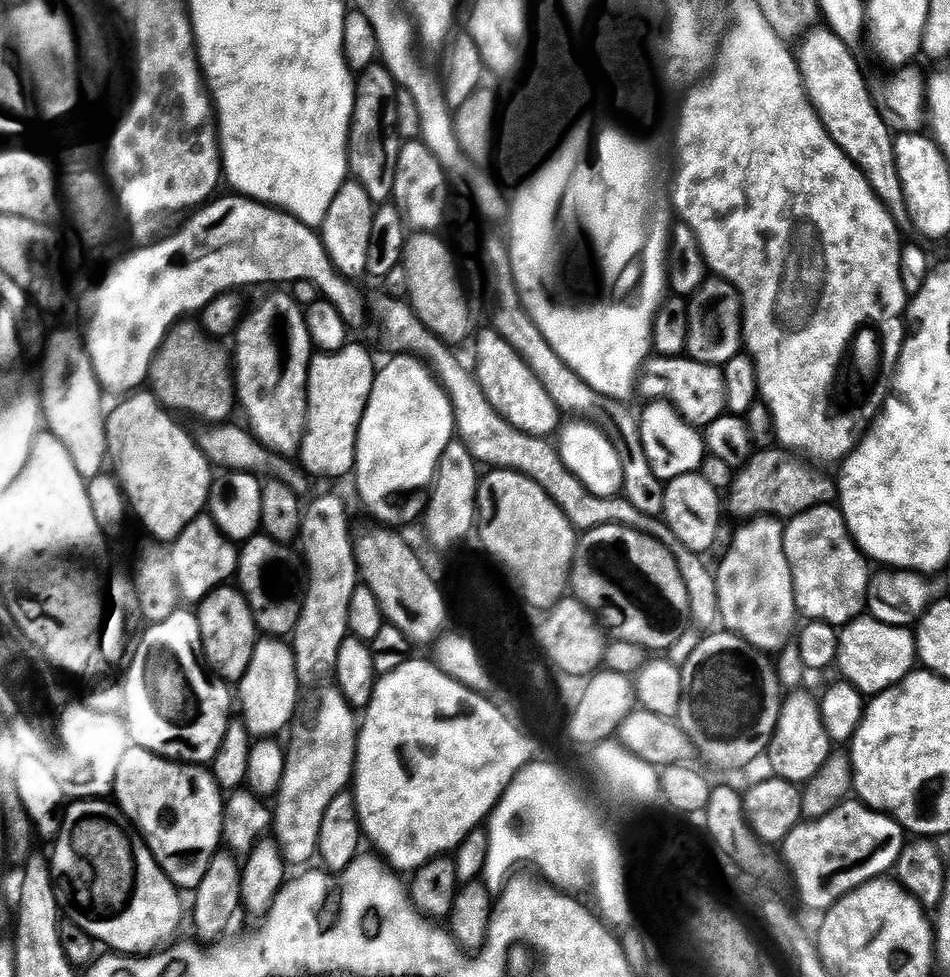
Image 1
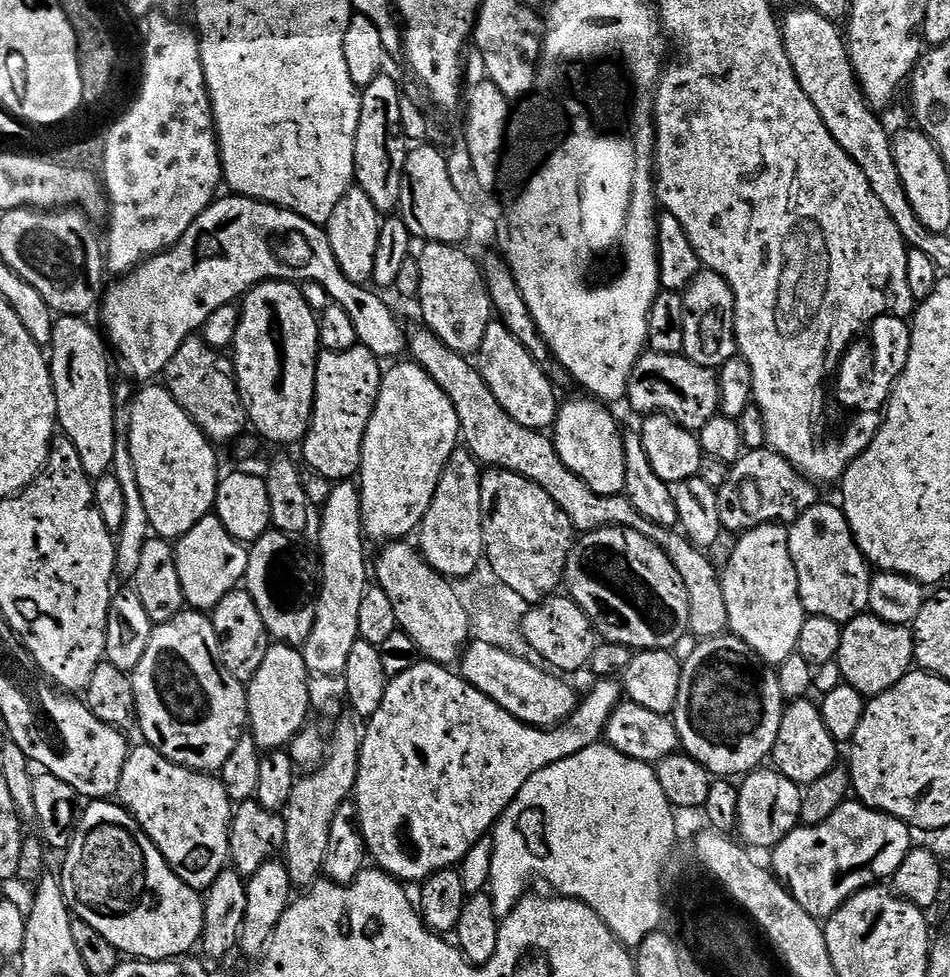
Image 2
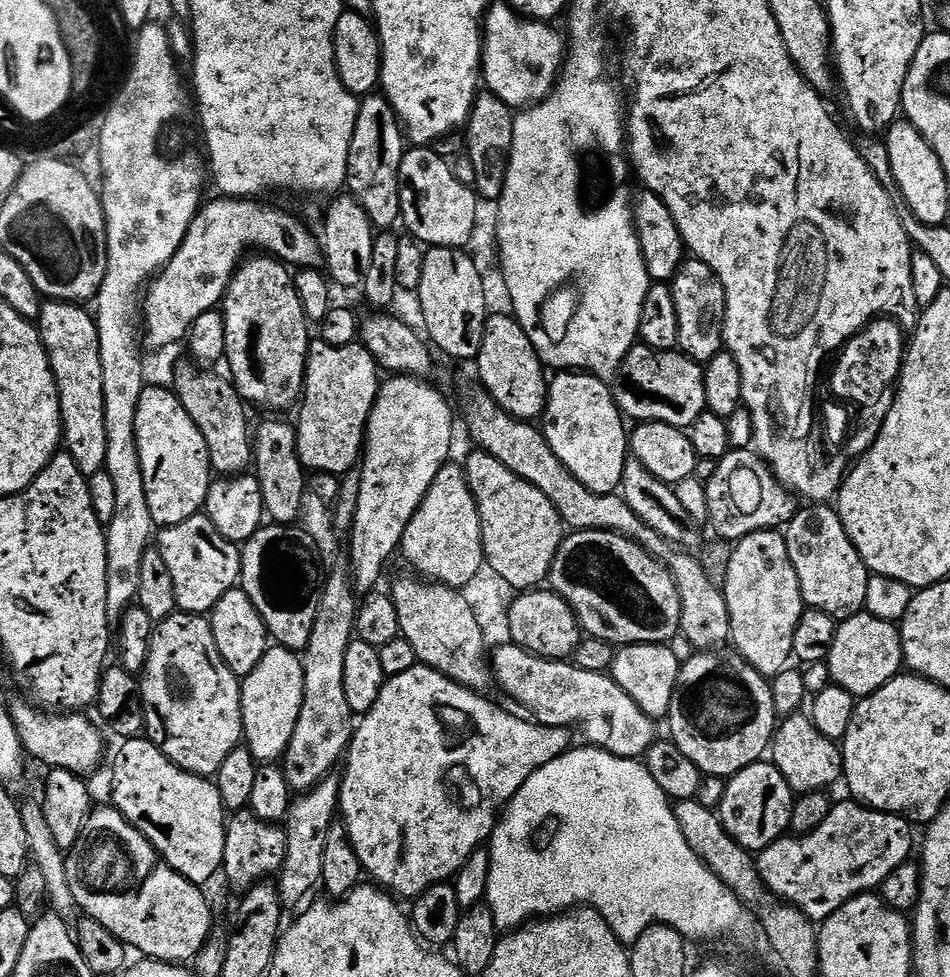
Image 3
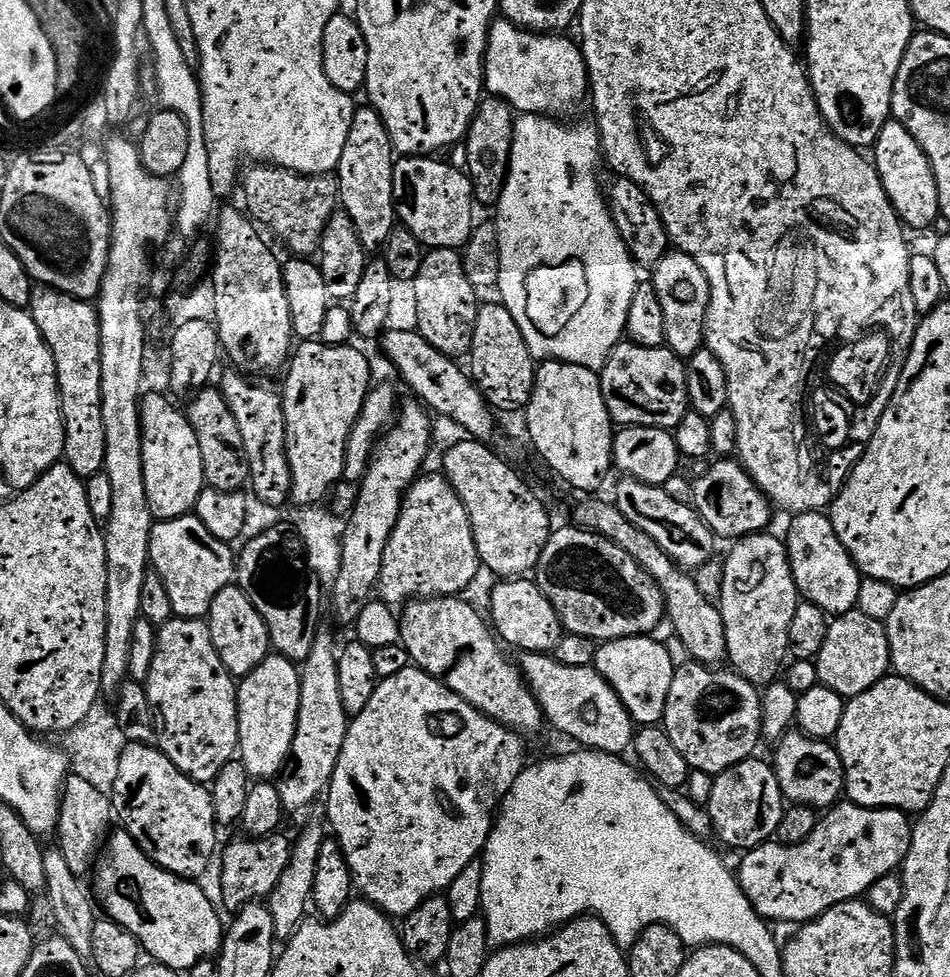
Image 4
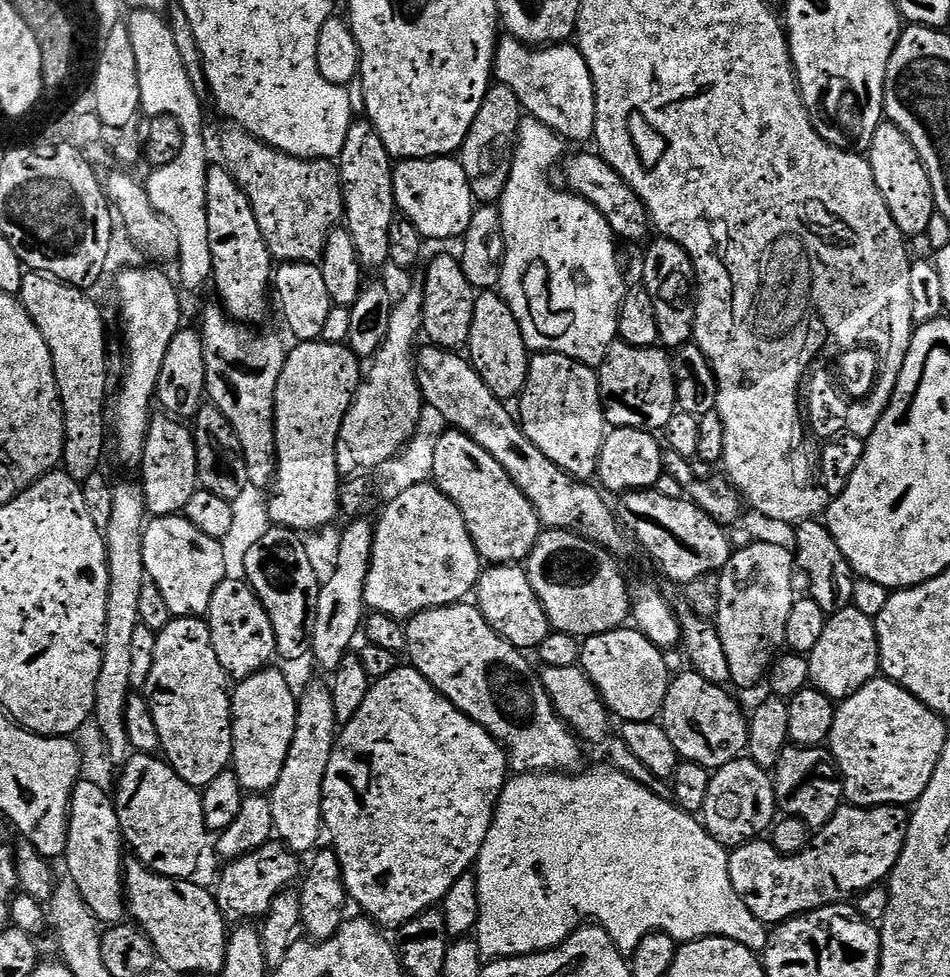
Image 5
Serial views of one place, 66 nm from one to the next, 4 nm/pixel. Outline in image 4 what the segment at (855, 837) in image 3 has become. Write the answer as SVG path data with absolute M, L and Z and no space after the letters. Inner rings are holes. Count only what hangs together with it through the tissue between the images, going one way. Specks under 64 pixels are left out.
M840 802L825 816L828 817L817 823L814 834L798 846L769 842L743 853L738 879L746 898L750 898L756 913L765 920L789 920L795 926L803 926L834 906L863 897L878 878L896 872L903 865L904 856L912 845L909 813L896 808L864 808L861 804Z

